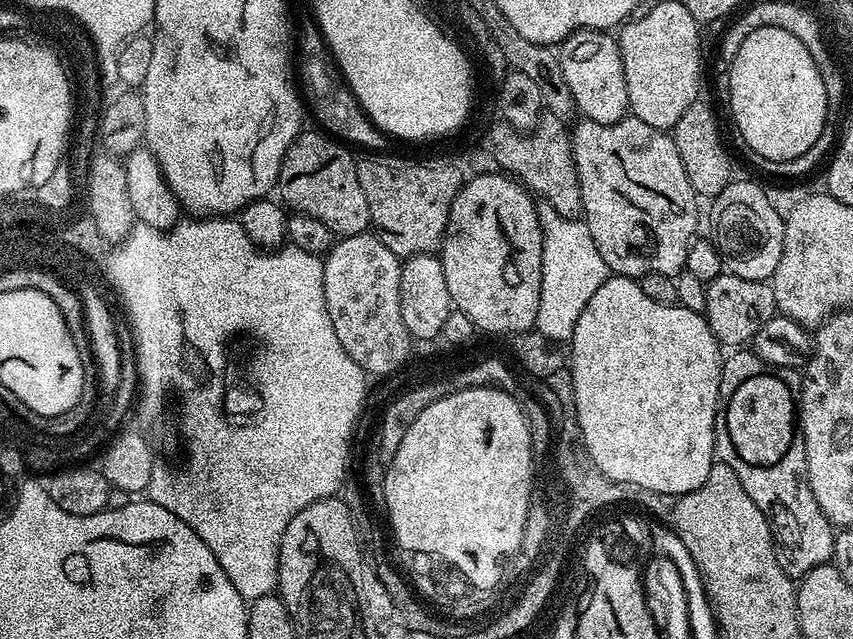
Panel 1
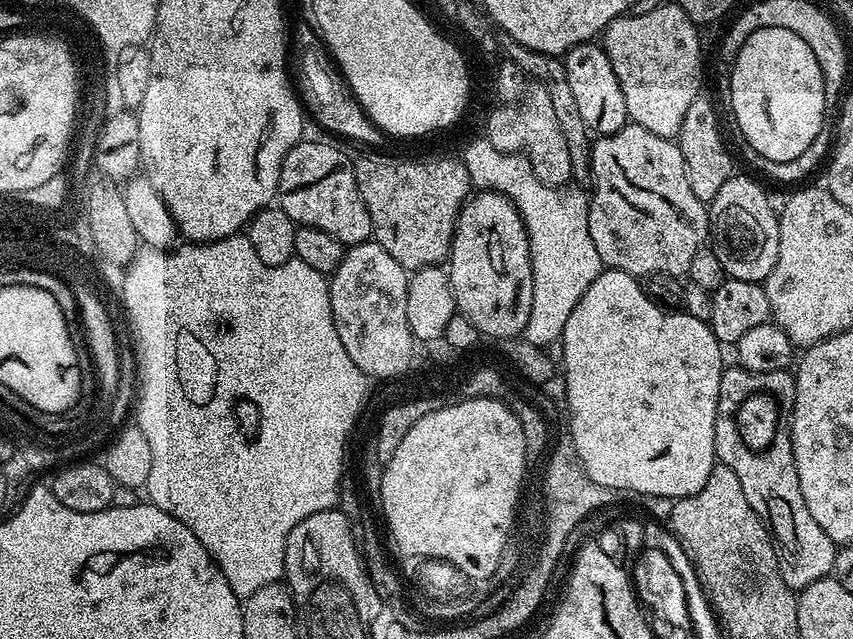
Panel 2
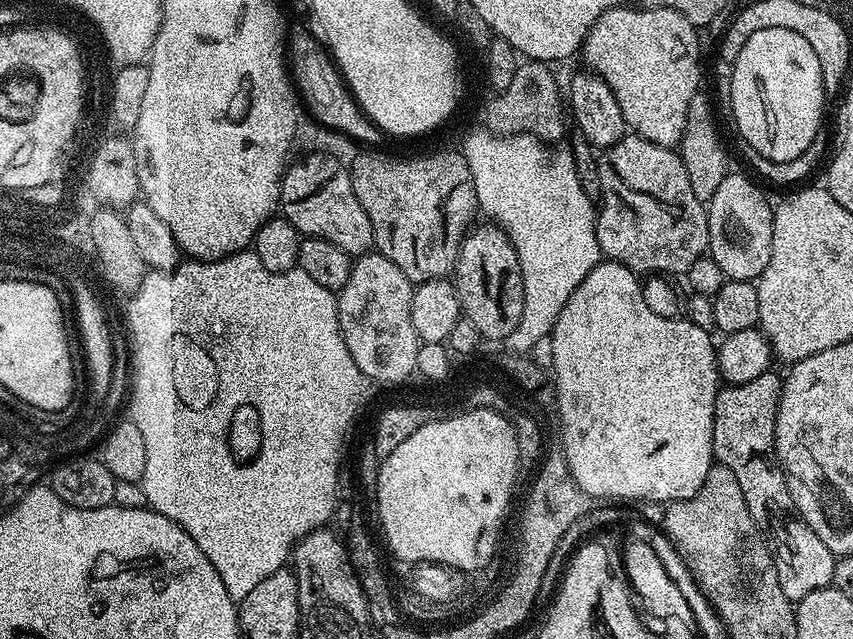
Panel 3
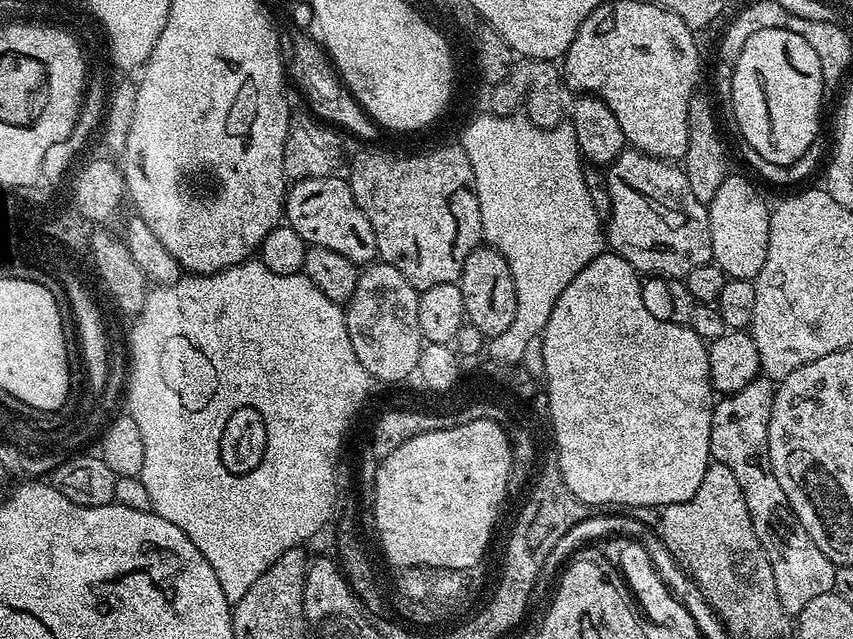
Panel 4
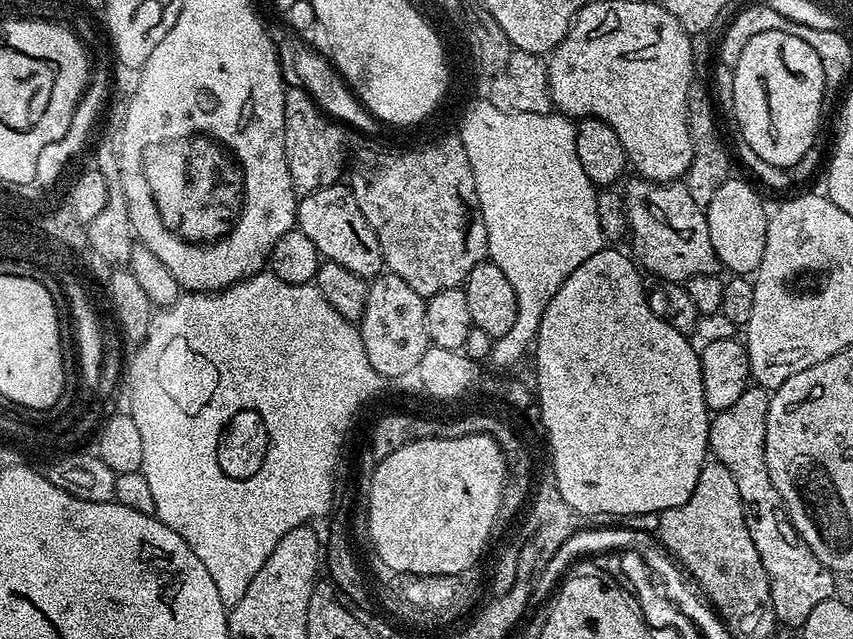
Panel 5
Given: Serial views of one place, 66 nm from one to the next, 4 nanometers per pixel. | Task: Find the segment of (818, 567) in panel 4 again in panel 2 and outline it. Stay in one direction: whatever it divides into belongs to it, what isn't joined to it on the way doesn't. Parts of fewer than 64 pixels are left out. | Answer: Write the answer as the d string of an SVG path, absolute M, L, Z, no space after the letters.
M739 366L725 367L720 379L720 397L716 411L714 426L714 446L716 459L721 464L730 466L738 482L742 482L742 494L746 494L746 502L768 525L769 533L776 550L778 566L786 586L799 590L810 586L810 582L825 579L831 573L836 557L837 545L814 522L810 509L806 507L806 498L802 498L802 486L798 482L798 470L792 453L792 437L790 435L790 417L792 400L796 397L796 378L791 371L783 372L751 372Z

